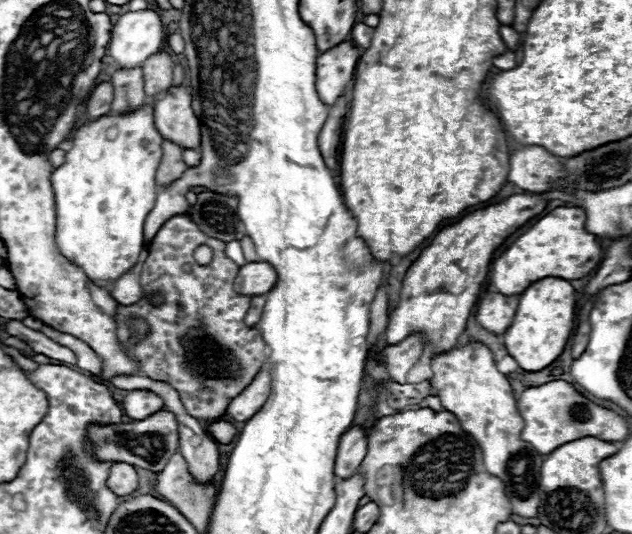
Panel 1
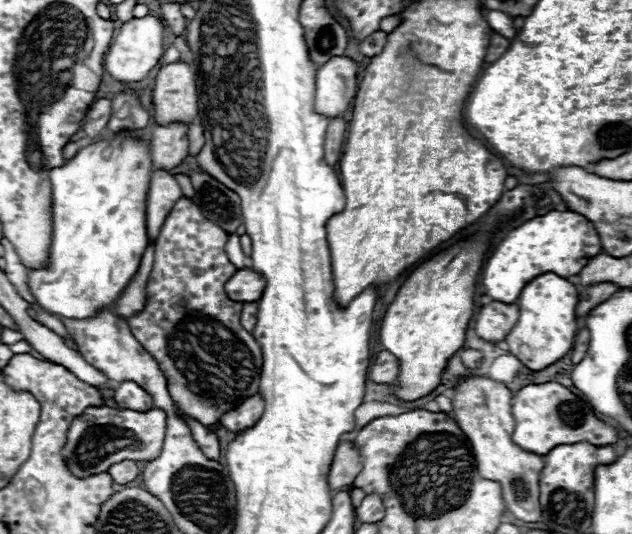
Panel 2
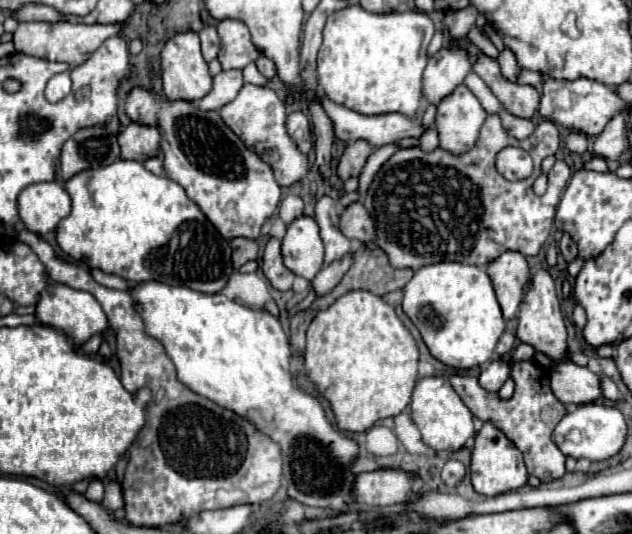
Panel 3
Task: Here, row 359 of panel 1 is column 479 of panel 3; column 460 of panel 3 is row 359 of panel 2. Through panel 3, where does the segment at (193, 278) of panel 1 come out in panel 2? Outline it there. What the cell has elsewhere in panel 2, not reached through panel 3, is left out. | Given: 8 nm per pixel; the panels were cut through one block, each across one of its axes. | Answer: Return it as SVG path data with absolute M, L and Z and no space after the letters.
M180 198L172 212L168 214L158 238L154 240L154 268L146 284L146 306L132 318L128 326L134 338L154 356L162 374L166 378L168 392L172 400L198 420L200 424L214 424L224 412L240 406L246 398L254 396L260 386L262 372L262 350L256 338L240 326L240 314L244 304L234 302L226 296L224 284L236 274L234 264L230 264L224 246L228 234L222 232L214 222L206 220L200 208L190 198Z

